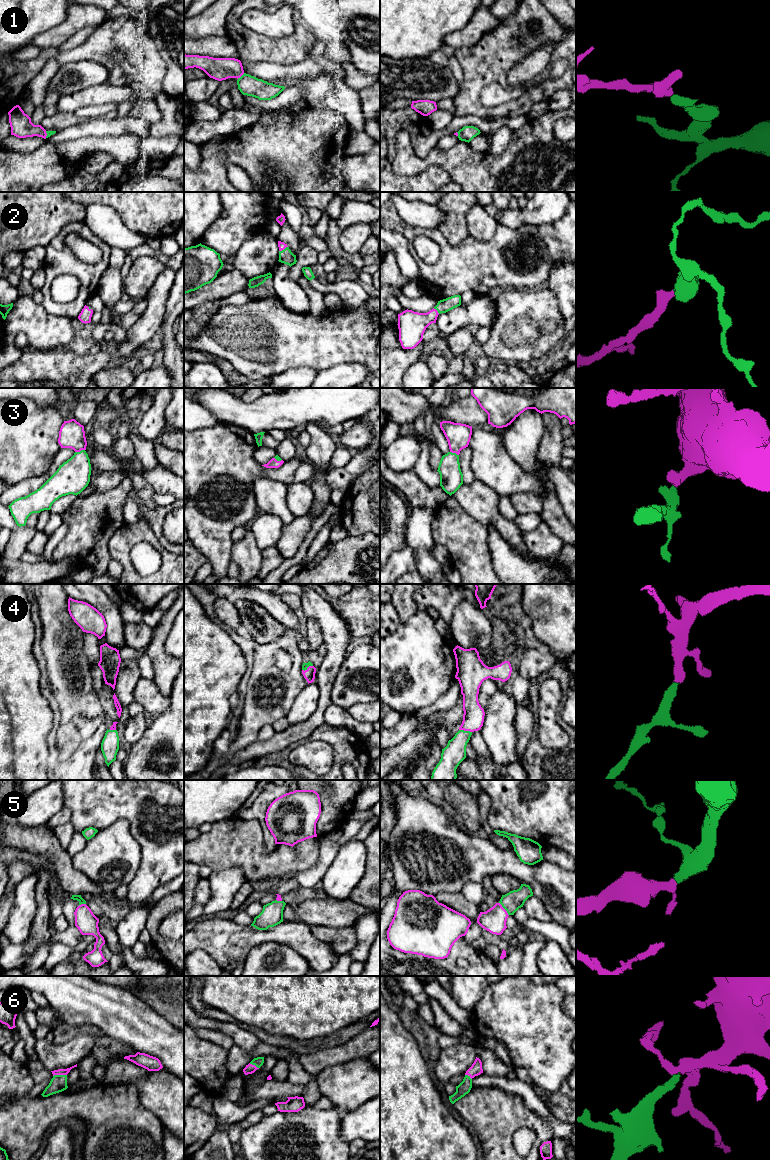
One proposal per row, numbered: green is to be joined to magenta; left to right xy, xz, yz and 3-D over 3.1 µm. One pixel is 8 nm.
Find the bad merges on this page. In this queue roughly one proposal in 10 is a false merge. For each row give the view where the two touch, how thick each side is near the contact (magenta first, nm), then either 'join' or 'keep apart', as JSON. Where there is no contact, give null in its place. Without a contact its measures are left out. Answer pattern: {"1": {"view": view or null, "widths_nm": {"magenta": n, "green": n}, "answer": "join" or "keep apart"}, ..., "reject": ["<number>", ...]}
{"1": {"view": "xz", "widths_nm": {"magenta": 180, "green": 160}, "answer": "join"}, "2": {"view": "xz", "widths_nm": {"magenta": 60, "green": 110}, "answer": "join"}, "3": {"view": "xy", "widths_nm": {"magenta": 200, "green": 280}, "answer": "join"}, "4": {"view": "yz", "widths_nm": {"magenta": 170, "green": 180}, "answer": "join"}, "5": {"view": "yz", "widths_nm": {"magenta": 190, "green": 160}, "answer": "join"}, "6": {"view": "xy", "widths_nm": {"magenta": 50, "green": 140}, "answer": "join"}, "reject": []}

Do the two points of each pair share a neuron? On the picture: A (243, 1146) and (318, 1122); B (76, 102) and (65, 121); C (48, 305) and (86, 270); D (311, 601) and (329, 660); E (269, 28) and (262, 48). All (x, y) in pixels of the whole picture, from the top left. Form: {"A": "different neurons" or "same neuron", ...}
{"A": "same neuron", "B": "different neurons", "C": "same neuron", "D": "same neuron", "E": "different neurons"}

